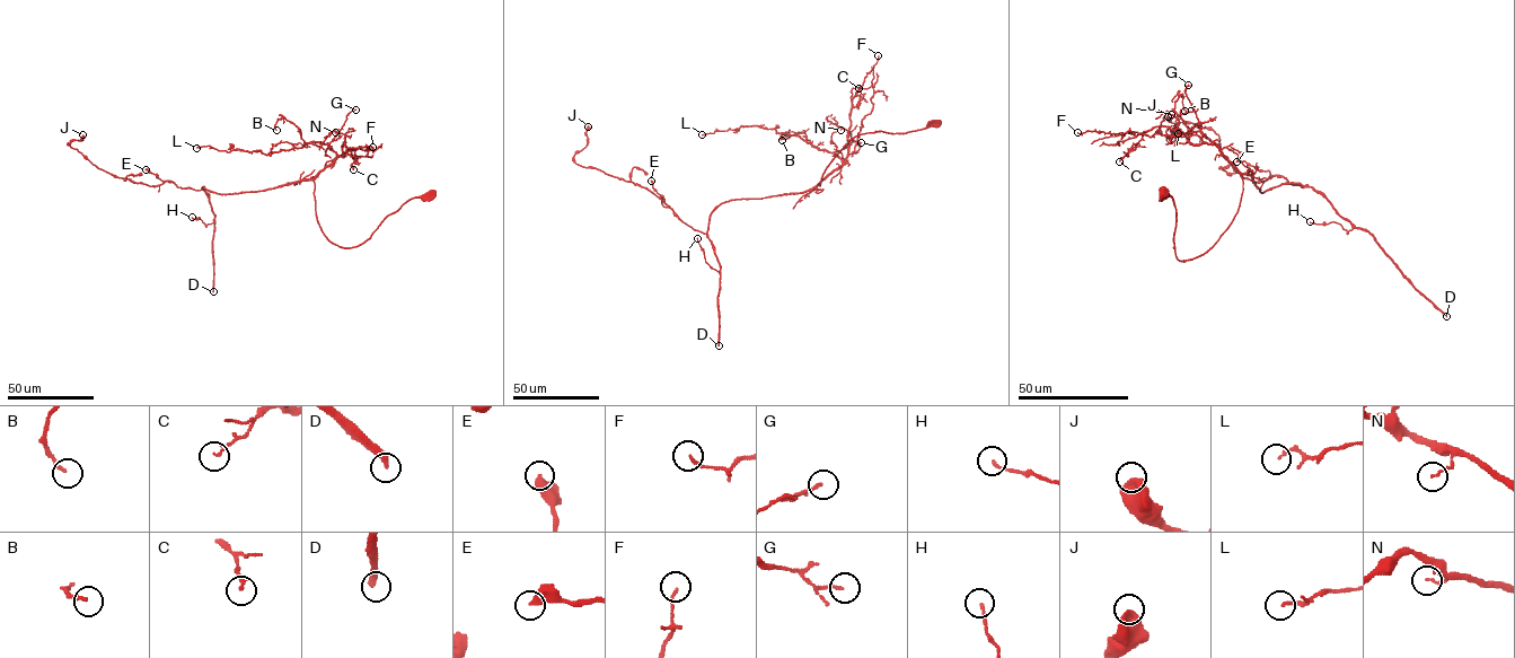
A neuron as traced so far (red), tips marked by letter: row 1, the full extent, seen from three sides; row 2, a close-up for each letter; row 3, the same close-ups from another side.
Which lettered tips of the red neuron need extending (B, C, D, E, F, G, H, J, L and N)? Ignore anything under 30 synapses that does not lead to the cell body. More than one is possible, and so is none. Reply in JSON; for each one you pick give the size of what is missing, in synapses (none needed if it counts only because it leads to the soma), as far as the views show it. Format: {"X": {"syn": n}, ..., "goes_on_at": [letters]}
{"D": {"syn": 160}, "goes_on_at": ["D"]}

